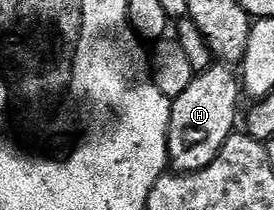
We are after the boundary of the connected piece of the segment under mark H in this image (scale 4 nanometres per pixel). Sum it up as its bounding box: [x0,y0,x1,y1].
[168,63,240,173]

